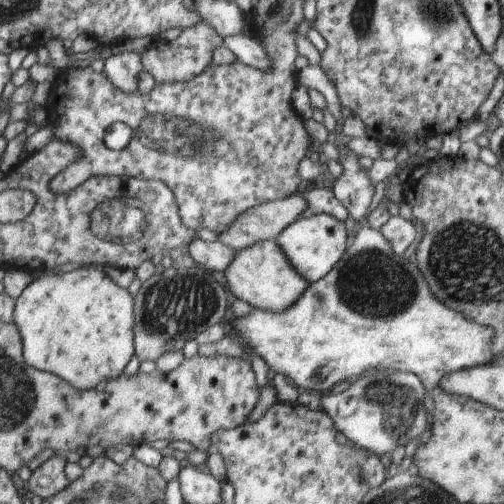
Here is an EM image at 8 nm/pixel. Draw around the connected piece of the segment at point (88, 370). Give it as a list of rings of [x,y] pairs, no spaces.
[[[79,267],[64,274],[46,276],[43,274],[40,278],[31,281],[21,294],[14,299],[14,307],[12,310],[12,322],[18,328],[18,333],[22,339],[22,359],[25,366],[33,367],[41,372],[51,373],[65,382],[70,383],[78,391],[87,390],[96,387],[101,380],[109,381],[117,378],[123,372],[123,366],[127,364],[127,360],[133,356],[133,298],[129,296],[127,289],[115,286],[111,280],[107,280],[107,276],[99,270],[99,268]]]

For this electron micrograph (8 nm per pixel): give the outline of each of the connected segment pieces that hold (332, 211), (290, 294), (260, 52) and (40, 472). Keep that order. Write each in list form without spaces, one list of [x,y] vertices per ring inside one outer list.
[[[327,183],[324,188],[317,188],[314,184],[307,184],[300,188],[299,194],[306,200],[305,214],[311,216],[318,212],[330,214],[333,218],[343,221],[348,212],[345,207],[334,197],[332,186]]]
[[[263,241],[234,253],[224,270],[229,292],[247,302],[253,309],[283,313],[308,288],[308,282],[290,265],[282,248],[275,241]]]
[[[231,35],[222,39],[224,45],[236,56],[239,62],[254,66],[264,73],[272,71],[270,56],[264,48],[249,35]]]
[[[55,453],[41,463],[39,467],[31,471],[26,483],[31,494],[44,499],[63,490],[68,485],[64,473],[65,463],[64,457]]]

